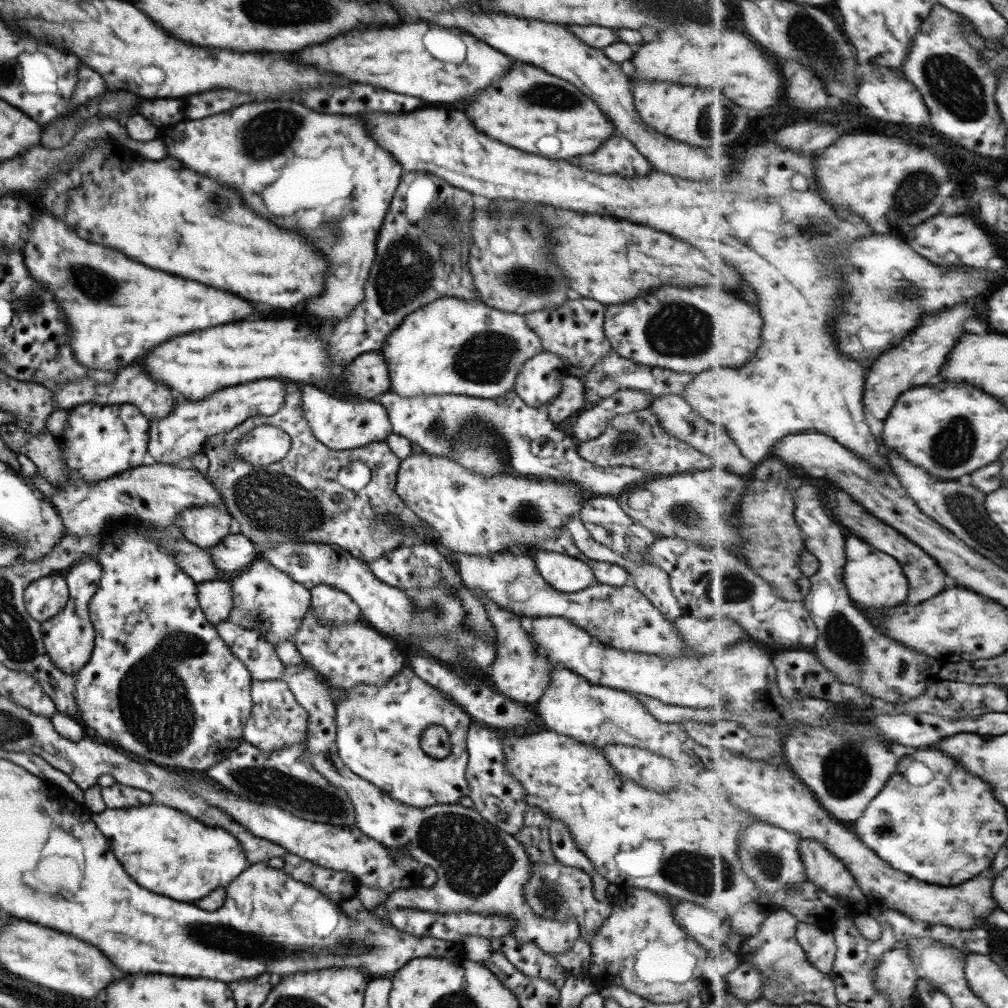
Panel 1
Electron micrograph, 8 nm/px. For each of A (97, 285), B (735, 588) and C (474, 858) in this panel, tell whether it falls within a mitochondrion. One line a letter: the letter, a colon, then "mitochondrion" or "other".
A: mitochondrion
B: mitochondrion
C: mitochondrion

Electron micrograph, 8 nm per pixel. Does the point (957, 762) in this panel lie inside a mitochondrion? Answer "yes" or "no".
no

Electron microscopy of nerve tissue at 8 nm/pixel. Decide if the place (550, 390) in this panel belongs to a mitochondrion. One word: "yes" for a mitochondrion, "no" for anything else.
no

